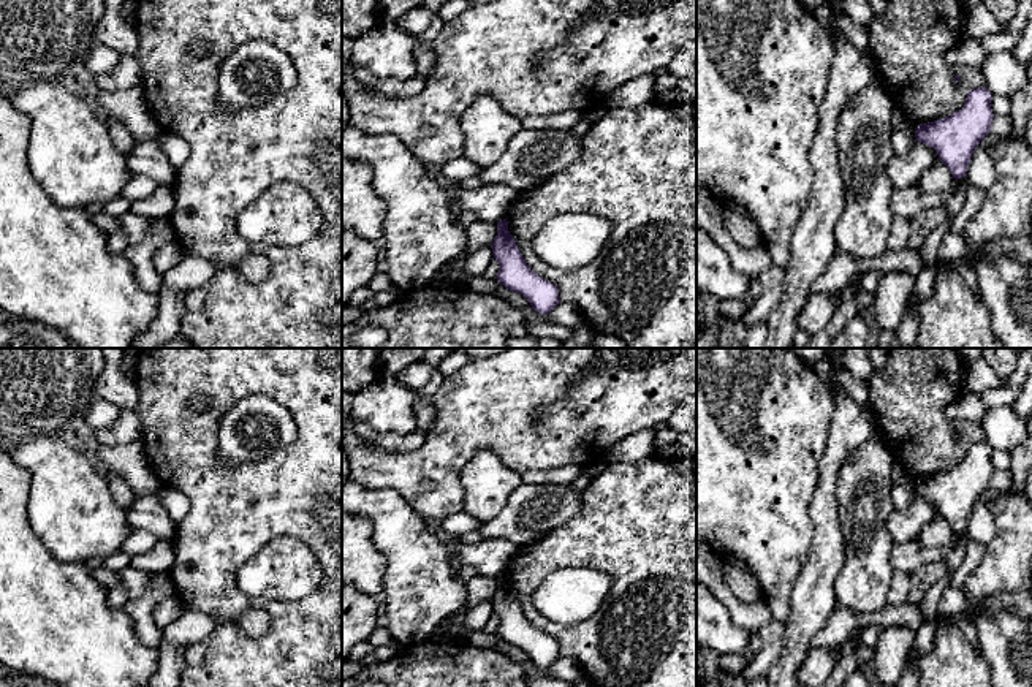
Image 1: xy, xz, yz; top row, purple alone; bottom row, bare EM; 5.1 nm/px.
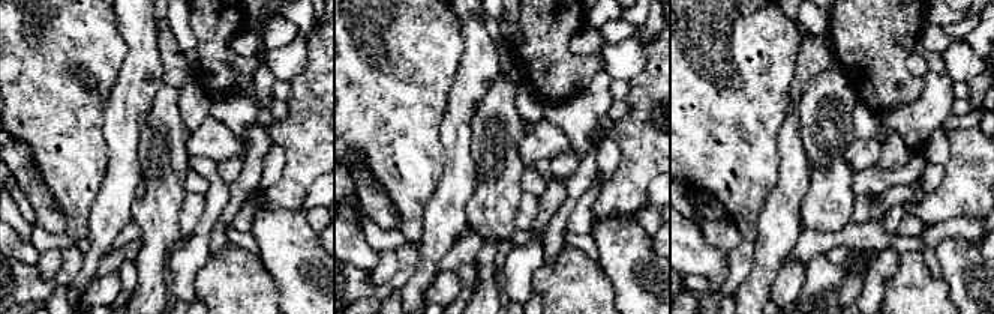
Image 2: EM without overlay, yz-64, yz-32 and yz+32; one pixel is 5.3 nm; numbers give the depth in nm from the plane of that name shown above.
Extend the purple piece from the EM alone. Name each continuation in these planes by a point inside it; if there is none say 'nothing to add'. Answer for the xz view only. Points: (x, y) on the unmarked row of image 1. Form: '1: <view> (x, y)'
nothing to add

